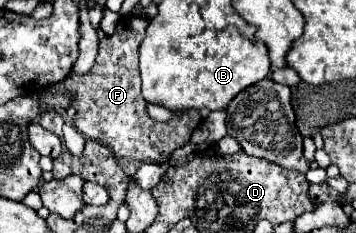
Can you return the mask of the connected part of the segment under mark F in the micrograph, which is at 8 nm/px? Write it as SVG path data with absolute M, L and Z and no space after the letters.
M123 16L117 24L115 34L105 36L99 42L95 66L87 74L69 74L63 82L41 88L39 92L31 92L29 96L41 102L43 94L71 94L71 106L77 110L73 120L85 138L103 142L119 158L163 164L175 148L185 146L189 142L191 132L201 124L201 116L197 110L183 110L175 112L173 118L167 122L155 122L147 114L145 100L141 96L137 56L139 46L145 38L147 24L149 22L141 16Z

